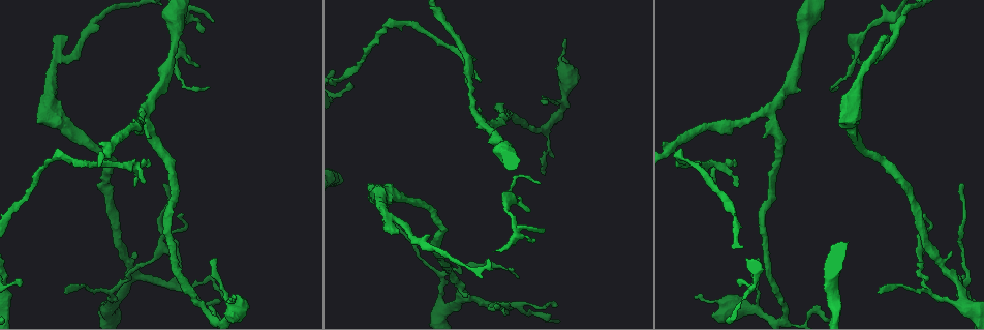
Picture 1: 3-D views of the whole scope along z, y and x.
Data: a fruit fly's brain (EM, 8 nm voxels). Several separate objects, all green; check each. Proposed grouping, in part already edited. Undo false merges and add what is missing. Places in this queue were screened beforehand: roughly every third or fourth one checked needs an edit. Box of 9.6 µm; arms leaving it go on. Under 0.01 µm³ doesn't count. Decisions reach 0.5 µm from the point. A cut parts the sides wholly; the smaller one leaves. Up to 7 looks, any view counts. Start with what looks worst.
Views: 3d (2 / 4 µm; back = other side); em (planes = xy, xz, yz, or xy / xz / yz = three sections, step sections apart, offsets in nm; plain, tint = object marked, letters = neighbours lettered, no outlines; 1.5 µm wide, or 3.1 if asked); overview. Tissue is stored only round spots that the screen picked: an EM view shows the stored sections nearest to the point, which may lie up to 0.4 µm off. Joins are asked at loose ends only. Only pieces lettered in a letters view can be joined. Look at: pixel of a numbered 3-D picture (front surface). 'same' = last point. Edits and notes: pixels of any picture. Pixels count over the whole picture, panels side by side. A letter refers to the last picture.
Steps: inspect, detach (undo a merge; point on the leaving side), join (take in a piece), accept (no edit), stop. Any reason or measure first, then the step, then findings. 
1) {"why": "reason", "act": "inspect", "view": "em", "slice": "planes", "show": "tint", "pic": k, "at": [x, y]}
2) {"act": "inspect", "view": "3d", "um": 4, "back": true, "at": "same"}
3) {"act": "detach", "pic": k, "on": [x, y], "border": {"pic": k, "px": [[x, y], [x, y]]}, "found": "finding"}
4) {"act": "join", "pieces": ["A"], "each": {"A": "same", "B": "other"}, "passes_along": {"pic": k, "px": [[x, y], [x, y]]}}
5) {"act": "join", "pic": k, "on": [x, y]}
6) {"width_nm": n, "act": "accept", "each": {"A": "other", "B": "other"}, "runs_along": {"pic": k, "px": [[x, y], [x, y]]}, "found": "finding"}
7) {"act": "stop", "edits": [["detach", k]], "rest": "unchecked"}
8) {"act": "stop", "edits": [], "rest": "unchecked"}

{"why": "an open end", "act": "inspect", "view": "em", "slice": "planes", "show": "letters", "pic": 1, "at": [539, 182]}

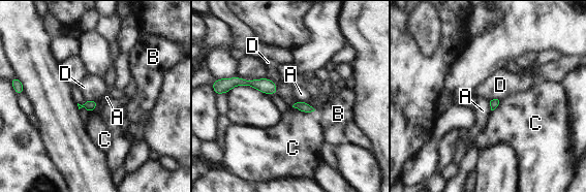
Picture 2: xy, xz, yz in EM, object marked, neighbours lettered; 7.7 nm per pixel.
{"act": "accept", "each": {"A": "other", "B": "other", "C": "other", "D": "other"}, "found": "none of them fits"}

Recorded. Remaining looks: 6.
{"why": "free end", "act": "inspect", "view": "em", "slice": "xy", "step": 4, "show": "tint", "pic": 1, "at": [555, 306]}

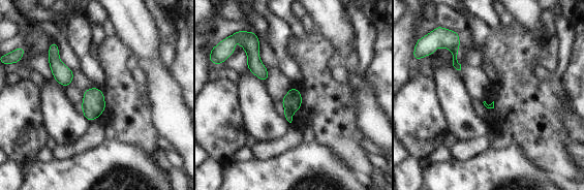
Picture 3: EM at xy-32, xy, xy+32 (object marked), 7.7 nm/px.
{"why": "another direction", "act": "inspect", "view": "em", "slice": "planes", "show": "tint", "at": "same"}

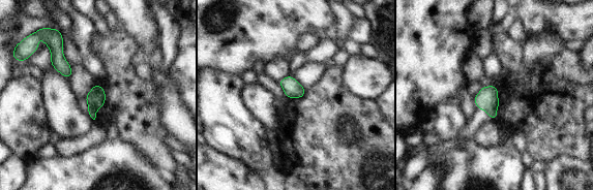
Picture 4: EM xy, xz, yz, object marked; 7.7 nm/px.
{"why": "what lies round it", "act": "inspect", "view": "em", "slice": "planes", "show": "letters", "at": "same"}

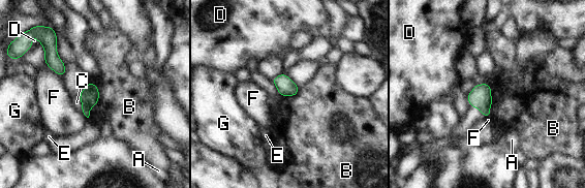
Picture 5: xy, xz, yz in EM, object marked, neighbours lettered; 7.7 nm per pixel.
{"width_nm": 140, "act": "accept", "each": {"A": "other", "B": "other", "C": "other", "D": "other", "E": "other", "F": "other", "G": "other"}, "border": {"pic": 5, "px": [[94, 84], [98, 90], [99, 98]]}, "found": "none of them fits"}

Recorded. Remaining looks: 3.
{"why": "tapers out", "act": "inspect", "view": "3d", "um": 4, "pic": 1, "at": [534, 241]}

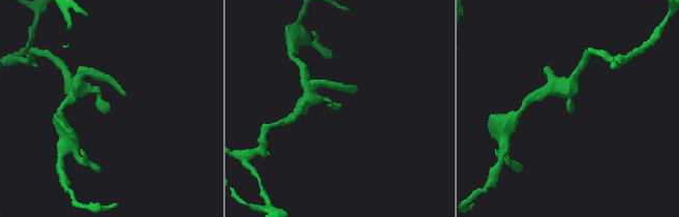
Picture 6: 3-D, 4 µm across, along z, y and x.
{"act": "inspect", "view": "em", "um": 3.1, "slice": "yz", "step": 8, "show": "letters", "pic": 6, "at": [567, 108]}

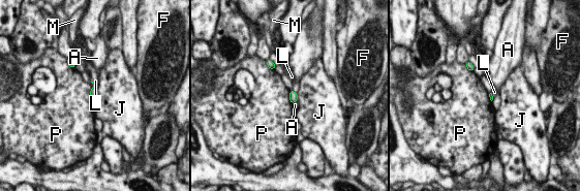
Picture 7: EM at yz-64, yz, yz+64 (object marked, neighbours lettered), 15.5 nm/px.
{"act": "inspect", "view": "em", "um": 3.1, "slice": "planes", "show": "letters", "at": "same"}

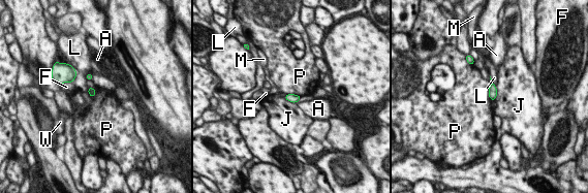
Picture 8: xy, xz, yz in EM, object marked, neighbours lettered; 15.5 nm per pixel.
{"act": "accept", "each": {"A": "other", "F": "other", "J": "other", "L": "other", "M": "other", "P": "other", "W": "other"}, "border": {"pic": 8, "px": [[89, 87], [95, 92], [93, 97]]}, "found": "none of them fits"}

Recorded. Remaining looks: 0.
{"act": "stop", "edits": [], "rest": "unchecked"}

